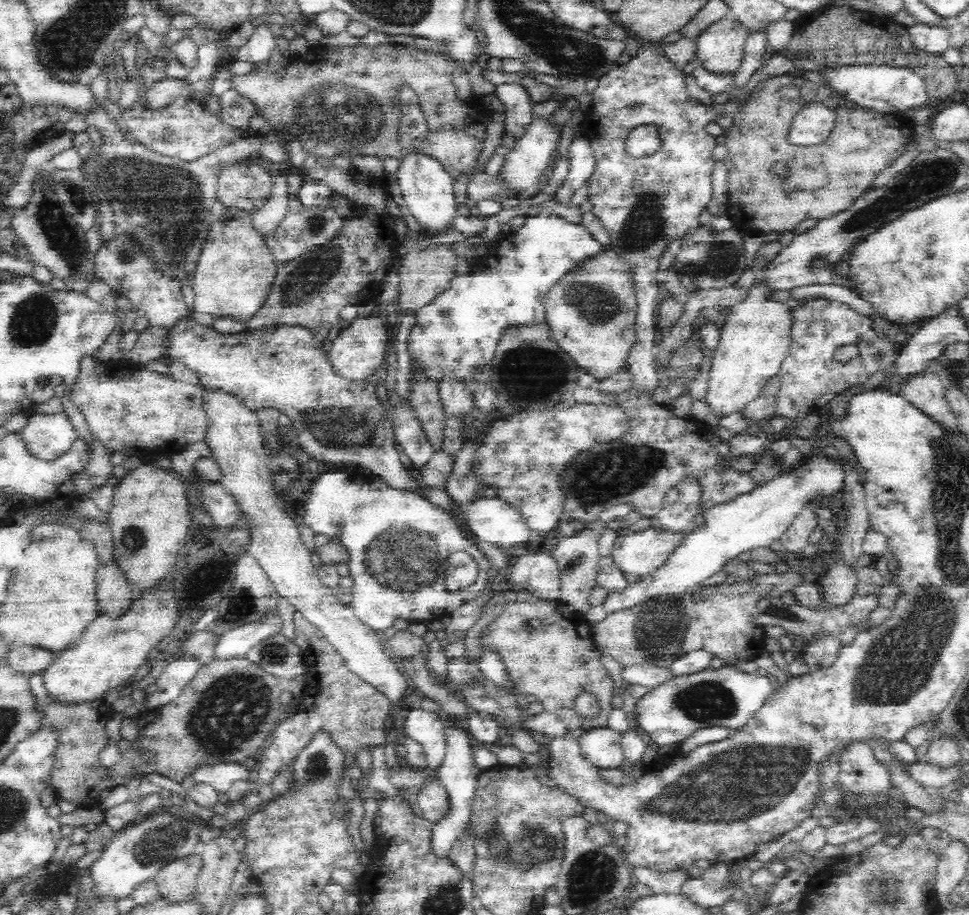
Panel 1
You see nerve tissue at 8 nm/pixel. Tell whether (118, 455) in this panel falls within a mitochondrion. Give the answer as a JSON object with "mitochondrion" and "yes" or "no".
{"mitochondrion":"no"}

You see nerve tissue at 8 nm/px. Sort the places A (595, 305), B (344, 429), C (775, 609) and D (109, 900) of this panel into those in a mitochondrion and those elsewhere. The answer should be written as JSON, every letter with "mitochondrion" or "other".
{"A":"mitochondrion","B":"mitochondrion","C":"mitochondrion","D":"other"}

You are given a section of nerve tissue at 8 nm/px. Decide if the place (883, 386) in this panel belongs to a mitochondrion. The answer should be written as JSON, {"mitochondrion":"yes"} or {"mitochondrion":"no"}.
{"mitochondrion":"no"}

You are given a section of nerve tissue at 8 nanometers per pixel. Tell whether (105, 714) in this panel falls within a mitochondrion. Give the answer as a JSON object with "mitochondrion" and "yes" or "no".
{"mitochondrion":"no"}

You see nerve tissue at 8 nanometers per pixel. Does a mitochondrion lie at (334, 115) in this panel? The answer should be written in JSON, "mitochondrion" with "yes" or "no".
{"mitochondrion":"yes"}

